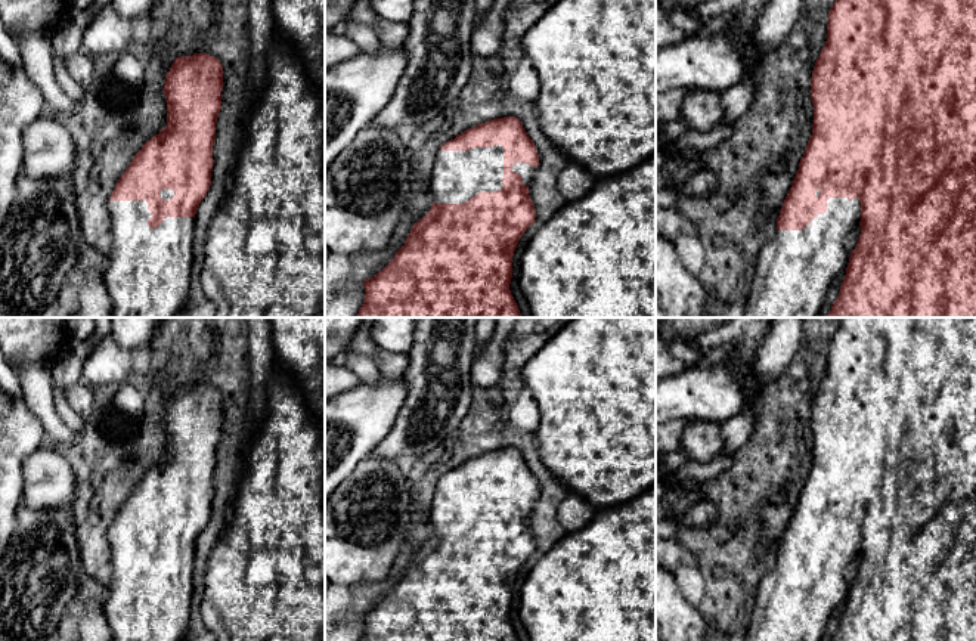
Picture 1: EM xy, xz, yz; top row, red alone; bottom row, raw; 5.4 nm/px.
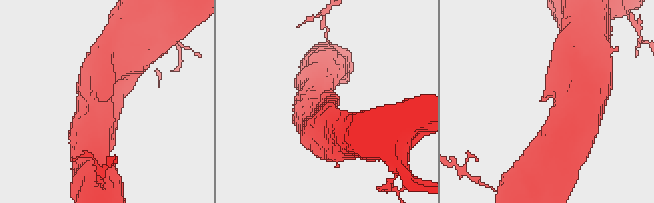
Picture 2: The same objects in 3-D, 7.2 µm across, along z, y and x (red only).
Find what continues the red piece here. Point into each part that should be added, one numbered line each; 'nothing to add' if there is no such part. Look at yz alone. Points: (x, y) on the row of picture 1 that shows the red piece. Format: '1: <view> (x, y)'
1: yz (796, 269)

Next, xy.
1: xy (148, 275)

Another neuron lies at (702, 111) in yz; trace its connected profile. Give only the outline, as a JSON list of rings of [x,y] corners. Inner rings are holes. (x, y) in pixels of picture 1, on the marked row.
[[[693,90],[687,95],[681,121],[691,130],[710,131],[724,120],[721,92]]]

